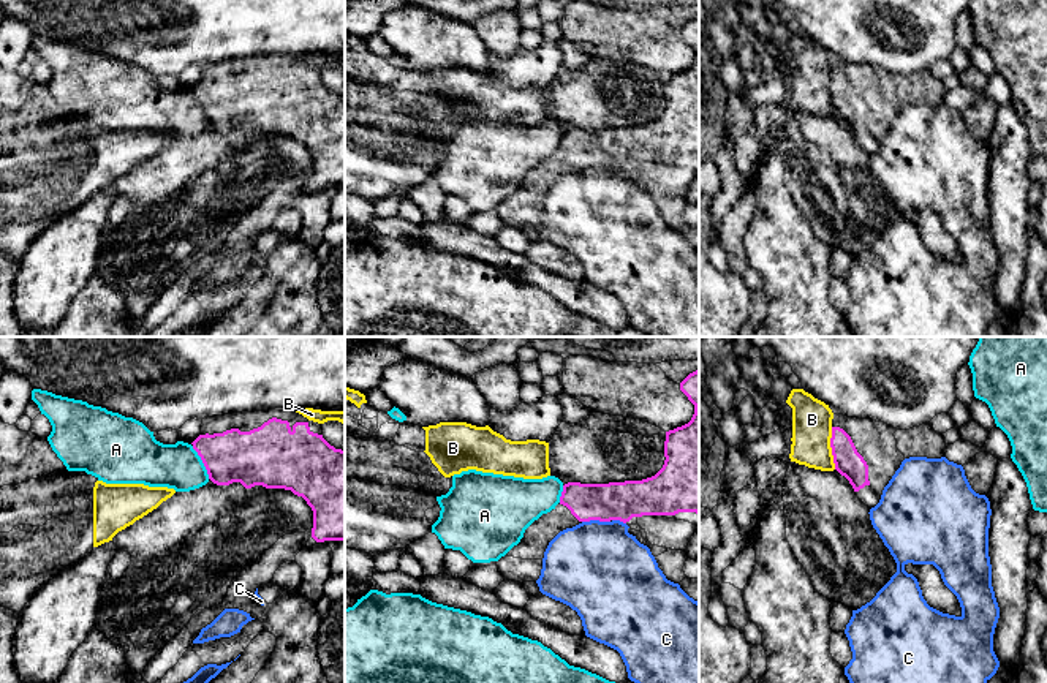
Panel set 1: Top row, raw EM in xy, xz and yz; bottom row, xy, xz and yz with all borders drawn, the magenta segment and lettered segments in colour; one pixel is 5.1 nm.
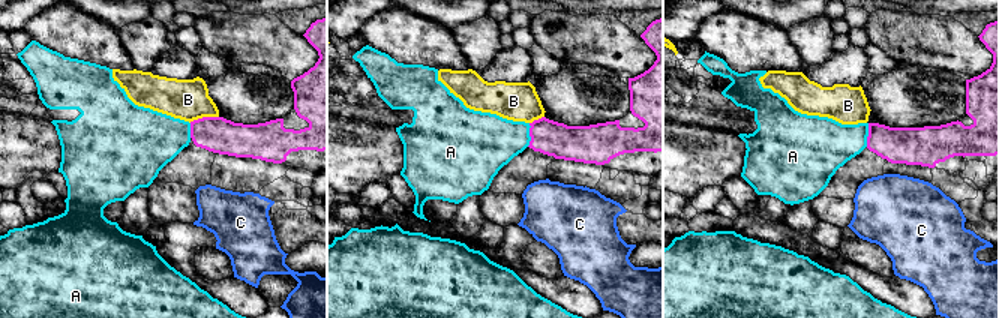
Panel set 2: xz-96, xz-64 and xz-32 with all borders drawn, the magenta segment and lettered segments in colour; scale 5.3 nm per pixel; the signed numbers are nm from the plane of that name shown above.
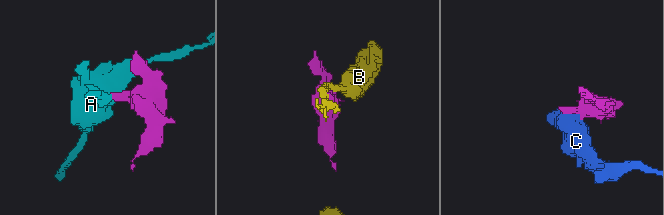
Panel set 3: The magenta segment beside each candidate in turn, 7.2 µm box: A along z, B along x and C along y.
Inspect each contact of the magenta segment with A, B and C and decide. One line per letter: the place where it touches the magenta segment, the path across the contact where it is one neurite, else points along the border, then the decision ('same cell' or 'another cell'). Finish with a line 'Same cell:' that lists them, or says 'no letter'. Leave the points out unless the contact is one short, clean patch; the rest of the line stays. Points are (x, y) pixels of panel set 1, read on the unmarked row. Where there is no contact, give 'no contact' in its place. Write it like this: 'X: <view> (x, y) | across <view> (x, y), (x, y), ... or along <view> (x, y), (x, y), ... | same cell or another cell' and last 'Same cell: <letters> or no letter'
A: xy (203, 108) | along xy (192, 92), (209, 124) | another cell
B: yz (831, 92) | another cell
C: xz (595, 165) | another cell
Same cell: no letter

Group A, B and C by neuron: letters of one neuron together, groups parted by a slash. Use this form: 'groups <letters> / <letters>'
groups A / B / C

